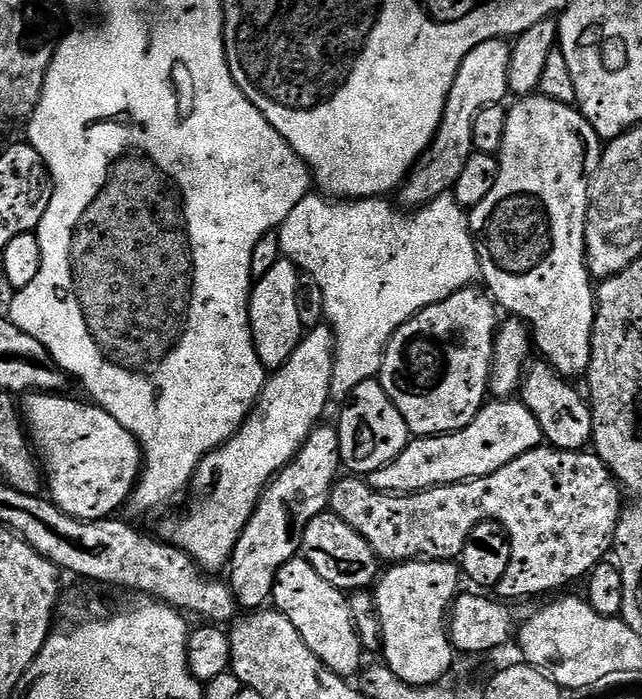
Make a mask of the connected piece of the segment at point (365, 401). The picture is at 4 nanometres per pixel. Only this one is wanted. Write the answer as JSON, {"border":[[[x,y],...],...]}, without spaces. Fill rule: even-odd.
{"border":[[[379,379],[367,380],[350,394],[340,412],[340,462],[349,473],[367,474],[386,466],[408,444],[410,433],[406,426],[406,418],[398,414],[398,406],[390,402],[386,390]]]}

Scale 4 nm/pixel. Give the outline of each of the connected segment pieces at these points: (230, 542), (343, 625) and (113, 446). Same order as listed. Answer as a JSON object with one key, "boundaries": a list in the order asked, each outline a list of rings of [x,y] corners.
{"boundaries":[[[[327,323],[305,331],[294,354],[290,354],[287,362],[265,379],[260,397],[257,398],[251,414],[245,418],[244,425],[222,447],[214,449],[212,453],[204,457],[197,466],[191,487],[201,488],[204,493],[201,494],[200,500],[194,501],[189,506],[188,516],[182,517],[177,522],[174,543],[181,551],[188,553],[205,573],[216,574],[219,573],[216,572],[219,568],[229,567],[232,551],[236,548],[242,530],[246,530],[256,504],[260,500],[260,495],[264,493],[264,487],[296,457],[308,435],[325,419],[324,411],[327,410],[332,400],[330,374],[334,370],[335,357],[336,339]]],[[[297,558],[280,567],[274,582],[271,603],[275,611],[290,618],[294,630],[302,634],[302,642],[306,642],[306,646],[314,650],[316,657],[331,672],[337,672],[345,678],[352,678],[361,671],[362,649],[352,621],[348,596],[339,588],[330,586],[330,582],[326,582],[326,578],[320,577],[318,570],[310,566],[310,562]]],[[[30,392],[23,397],[22,400],[22,420],[26,425],[27,435],[30,437],[30,443],[42,465],[43,475],[46,477],[46,488],[50,493],[50,499],[56,507],[60,508],[67,516],[72,516],[75,520],[107,520],[120,507],[129,503],[132,490],[136,487],[136,481],[140,479],[142,471],[142,453],[140,450],[140,443],[136,441],[136,436],[130,434],[130,430],[126,430],[122,426],[122,422],[118,422],[110,415],[105,408],[97,406],[95,403],[87,402],[83,404],[80,400],[71,400],[68,394],[53,394],[51,392]]]]}

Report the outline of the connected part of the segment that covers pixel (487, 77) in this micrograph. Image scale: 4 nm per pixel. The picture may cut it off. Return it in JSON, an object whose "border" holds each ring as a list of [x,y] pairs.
{"border":[[[501,38],[482,42],[482,46],[474,46],[474,50],[466,54],[454,78],[454,86],[450,86],[450,94],[446,98],[442,122],[438,126],[436,137],[432,139],[432,144],[425,150],[416,167],[408,173],[408,179],[402,185],[404,200],[409,204],[409,209],[423,208],[431,200],[436,200],[455,189],[458,174],[462,174],[462,166],[466,166],[474,151],[472,135],[478,110],[491,104],[504,104],[510,96],[508,75],[511,52],[509,41]]]}

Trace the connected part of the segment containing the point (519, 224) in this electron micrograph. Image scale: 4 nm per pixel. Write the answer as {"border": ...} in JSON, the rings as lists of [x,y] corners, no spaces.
{"border":[[[539,94],[528,95],[515,101],[516,105],[508,108],[506,118],[506,134],[502,134],[502,146],[498,153],[500,169],[498,170],[498,182],[494,182],[494,190],[486,194],[478,206],[471,209],[468,217],[468,225],[472,231],[472,241],[476,247],[476,253],[480,259],[480,275],[487,291],[493,301],[501,309],[504,308],[517,320],[523,320],[530,329],[530,335],[534,341],[535,351],[541,352],[543,359],[553,370],[559,372],[565,378],[572,376],[583,377],[590,366],[592,357],[592,327],[596,317],[596,297],[594,295],[594,284],[590,279],[587,266],[586,254],[586,222],[588,204],[592,198],[593,179],[599,170],[602,141],[600,135],[590,126],[590,122],[583,116],[580,109],[562,102],[554,102],[550,98]]]}

